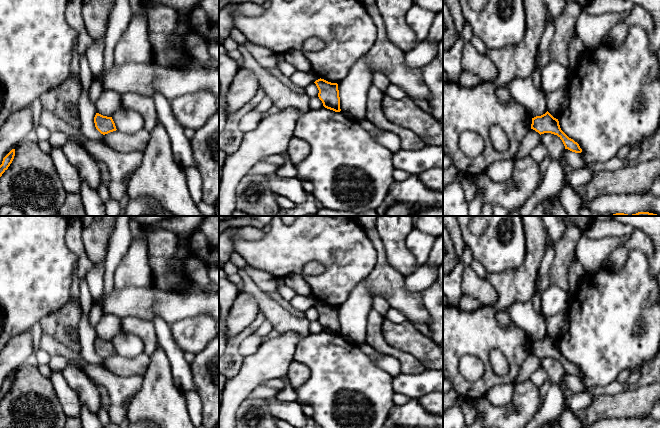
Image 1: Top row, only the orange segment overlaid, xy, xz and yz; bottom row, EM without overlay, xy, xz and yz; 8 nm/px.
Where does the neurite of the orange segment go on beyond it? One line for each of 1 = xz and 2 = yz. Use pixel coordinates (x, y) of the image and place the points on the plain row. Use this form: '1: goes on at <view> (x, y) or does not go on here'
1: does not go on here
2: does not go on here

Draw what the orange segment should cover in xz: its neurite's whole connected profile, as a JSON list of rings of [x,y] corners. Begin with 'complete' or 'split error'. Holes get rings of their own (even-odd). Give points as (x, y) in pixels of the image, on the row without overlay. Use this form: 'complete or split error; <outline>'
complete; [[[318,303],[314,306],[319,314],[318,321],[323,330],[335,336],[340,336],[340,321],[337,307],[331,307],[324,303]]]

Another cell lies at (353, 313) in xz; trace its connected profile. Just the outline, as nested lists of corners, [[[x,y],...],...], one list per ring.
[[[365,280],[359,282],[348,299],[337,308],[341,335],[355,344],[365,343],[367,316],[372,309],[372,298]]]

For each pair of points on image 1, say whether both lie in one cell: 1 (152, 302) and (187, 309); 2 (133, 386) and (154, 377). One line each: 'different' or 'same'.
1: same
2: different

